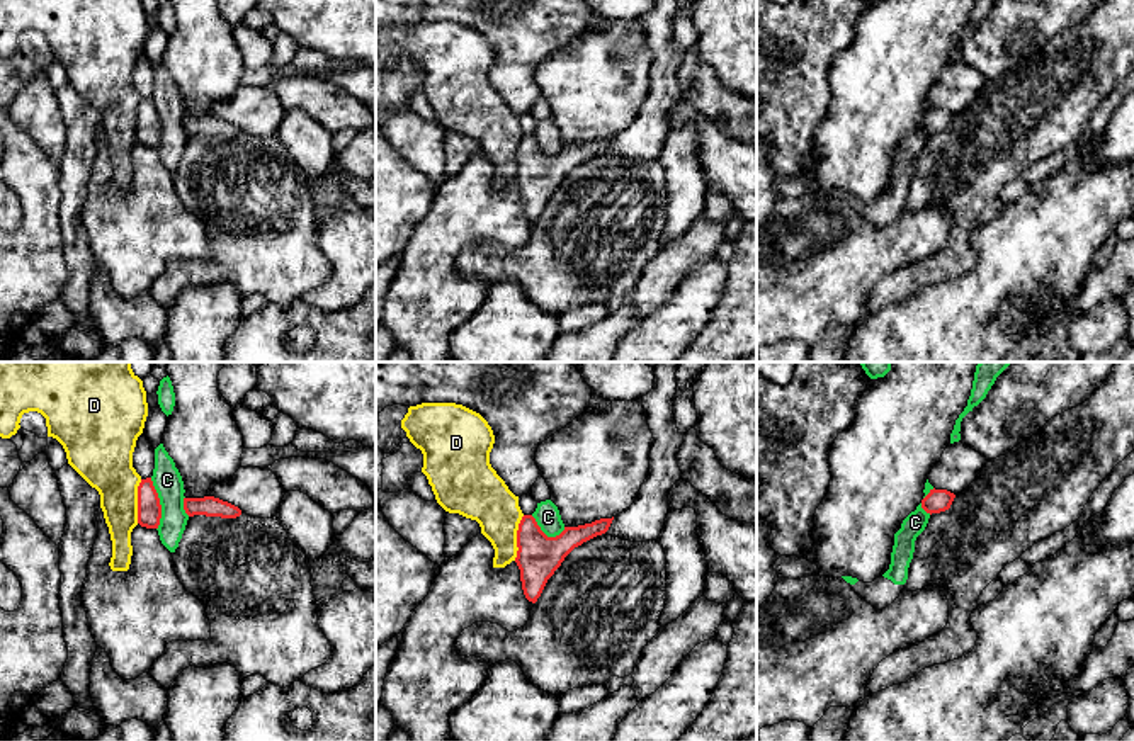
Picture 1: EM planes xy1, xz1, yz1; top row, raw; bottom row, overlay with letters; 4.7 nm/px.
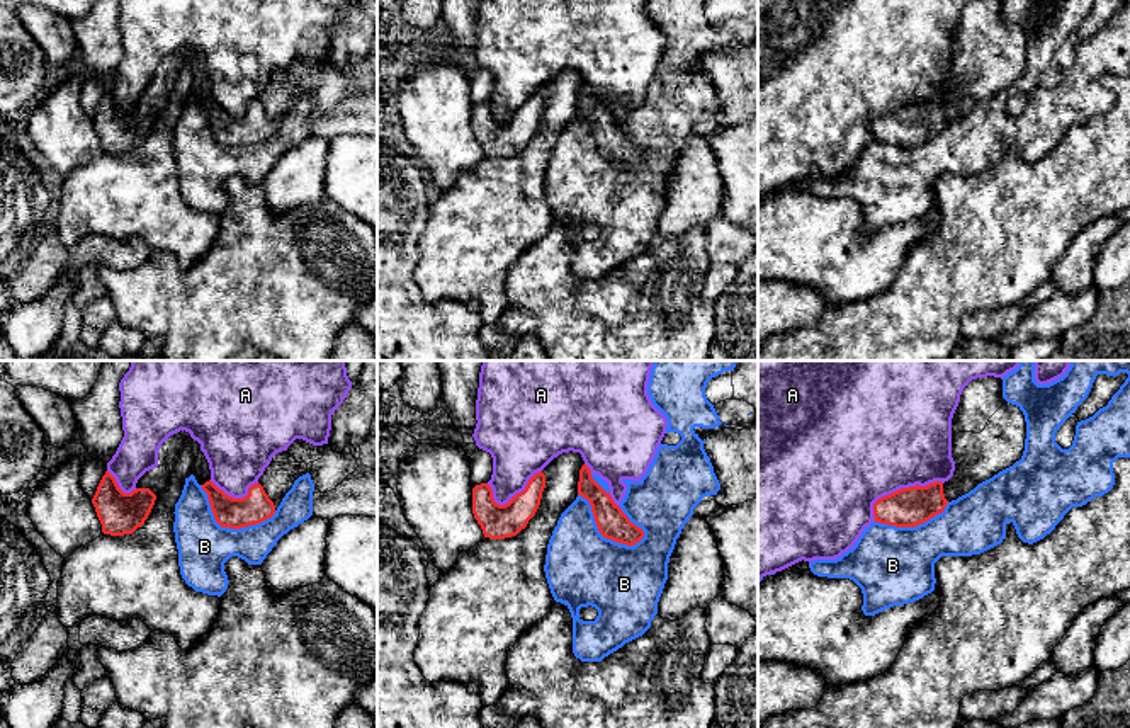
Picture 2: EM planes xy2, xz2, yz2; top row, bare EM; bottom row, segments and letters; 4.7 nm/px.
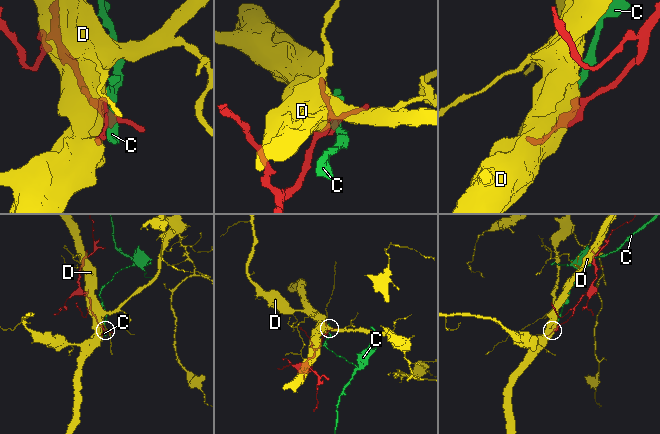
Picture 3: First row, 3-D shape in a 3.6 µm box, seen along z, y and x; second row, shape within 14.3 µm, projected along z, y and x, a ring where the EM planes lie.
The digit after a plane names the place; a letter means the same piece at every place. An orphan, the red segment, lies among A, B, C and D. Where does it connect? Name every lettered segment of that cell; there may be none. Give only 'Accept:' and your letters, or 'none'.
Accept: none

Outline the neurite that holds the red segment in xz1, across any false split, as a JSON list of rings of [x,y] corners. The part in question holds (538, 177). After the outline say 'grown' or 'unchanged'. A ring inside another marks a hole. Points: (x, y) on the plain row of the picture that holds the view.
[[[524,134],[517,150],[517,177],[524,214],[536,223],[547,199],[564,177],[583,161],[609,150],[612,138],[600,138],[578,146],[564,146],[556,156],[547,156],[532,134]]]; unchanged

